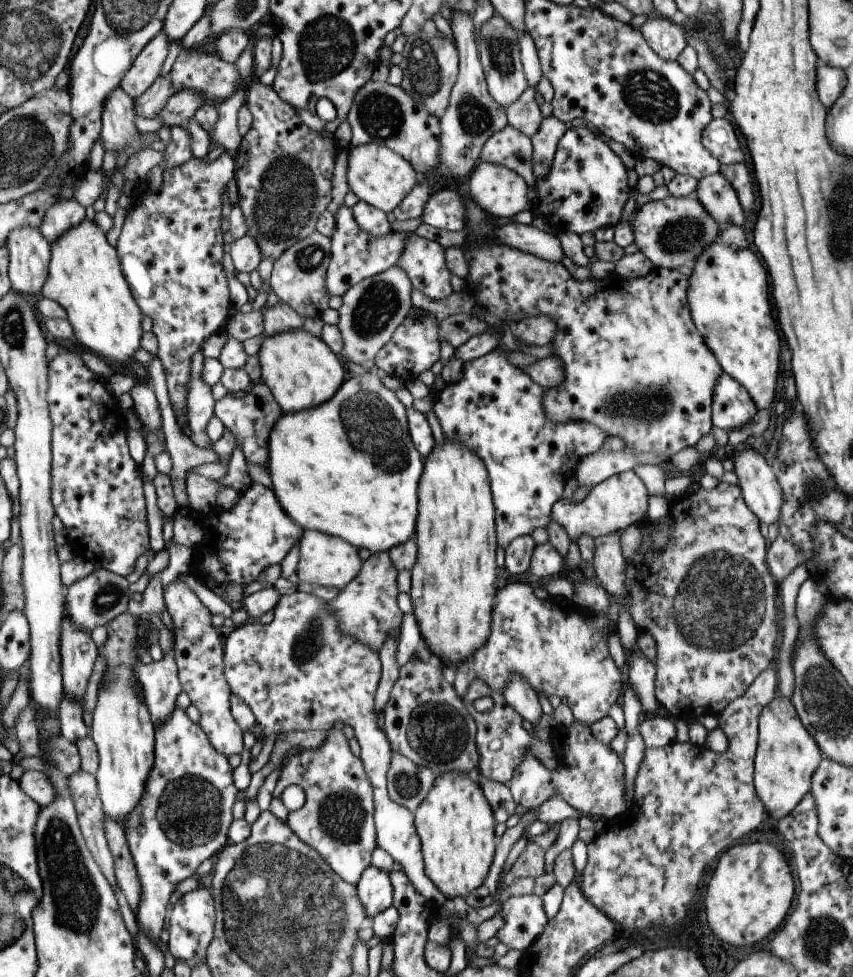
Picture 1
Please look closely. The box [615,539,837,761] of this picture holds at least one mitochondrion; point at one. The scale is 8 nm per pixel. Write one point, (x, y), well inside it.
(719, 605)

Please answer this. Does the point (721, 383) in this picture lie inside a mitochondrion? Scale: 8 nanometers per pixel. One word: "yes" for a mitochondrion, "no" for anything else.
no

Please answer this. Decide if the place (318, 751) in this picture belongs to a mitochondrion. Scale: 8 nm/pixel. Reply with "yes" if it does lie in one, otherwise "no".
no

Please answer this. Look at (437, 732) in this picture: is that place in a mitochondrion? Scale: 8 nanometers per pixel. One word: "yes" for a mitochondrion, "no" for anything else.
yes

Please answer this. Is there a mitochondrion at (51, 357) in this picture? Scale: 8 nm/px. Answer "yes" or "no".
no

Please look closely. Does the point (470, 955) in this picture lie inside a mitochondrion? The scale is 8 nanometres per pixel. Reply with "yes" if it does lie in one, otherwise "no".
no

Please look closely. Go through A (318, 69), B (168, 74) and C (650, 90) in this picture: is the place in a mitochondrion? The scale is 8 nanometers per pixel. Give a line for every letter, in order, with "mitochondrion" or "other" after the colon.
A: mitochondrion
B: other
C: mitochondrion

